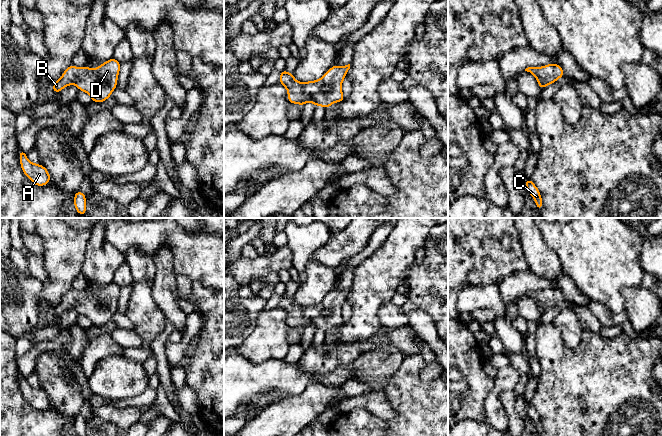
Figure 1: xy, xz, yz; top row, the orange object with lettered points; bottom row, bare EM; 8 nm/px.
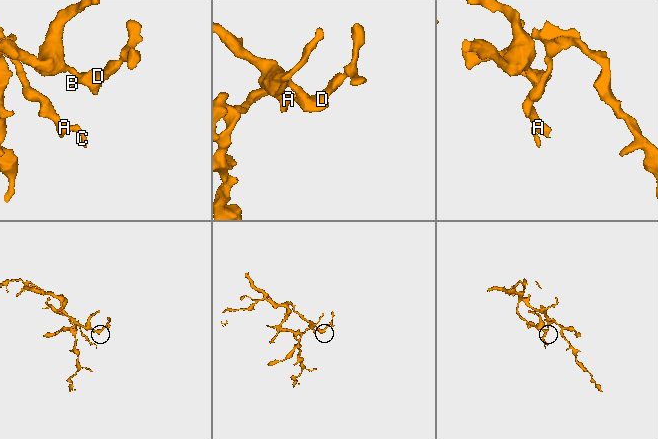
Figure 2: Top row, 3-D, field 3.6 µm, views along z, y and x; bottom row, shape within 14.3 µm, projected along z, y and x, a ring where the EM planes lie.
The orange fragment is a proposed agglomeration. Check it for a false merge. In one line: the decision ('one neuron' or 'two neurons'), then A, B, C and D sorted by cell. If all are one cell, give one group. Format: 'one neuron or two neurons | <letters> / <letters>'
one neuron | A B C D

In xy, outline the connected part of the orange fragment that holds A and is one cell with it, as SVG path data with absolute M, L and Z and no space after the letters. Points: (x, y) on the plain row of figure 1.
M19 375L20 389L24 398L34 409L44 410L50 406L50 398L41 388L34 388L26 381L26 376Z

